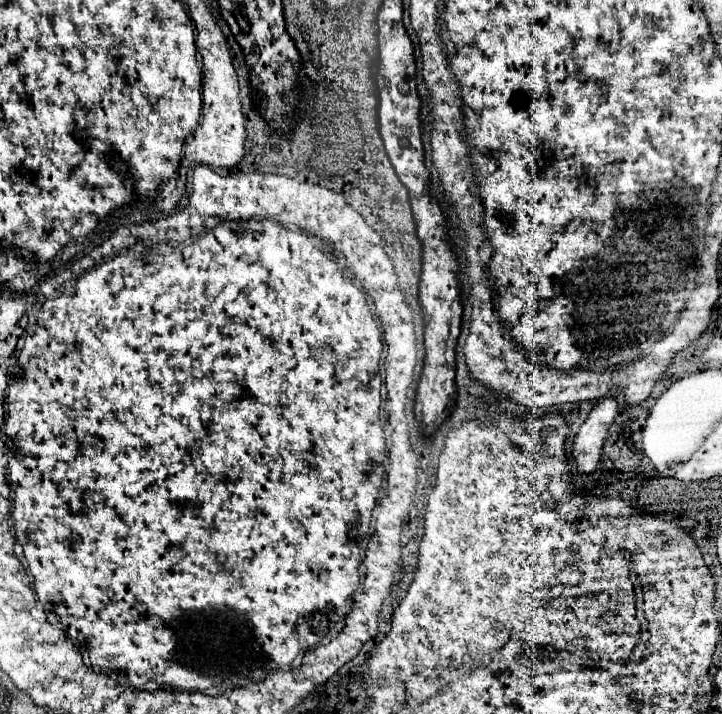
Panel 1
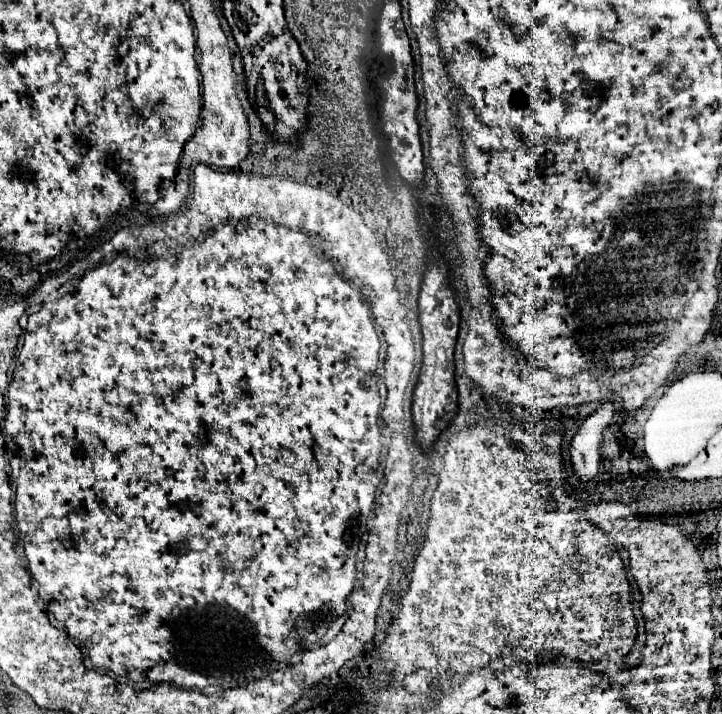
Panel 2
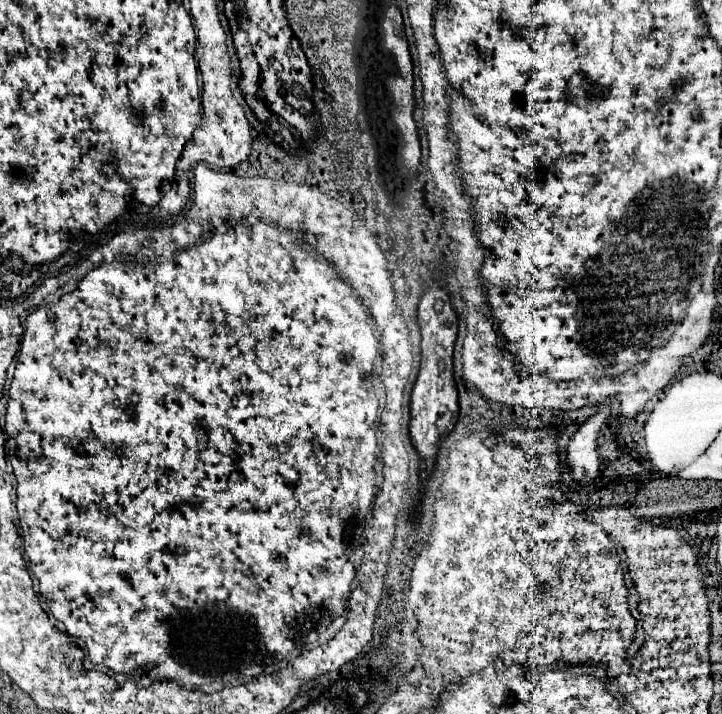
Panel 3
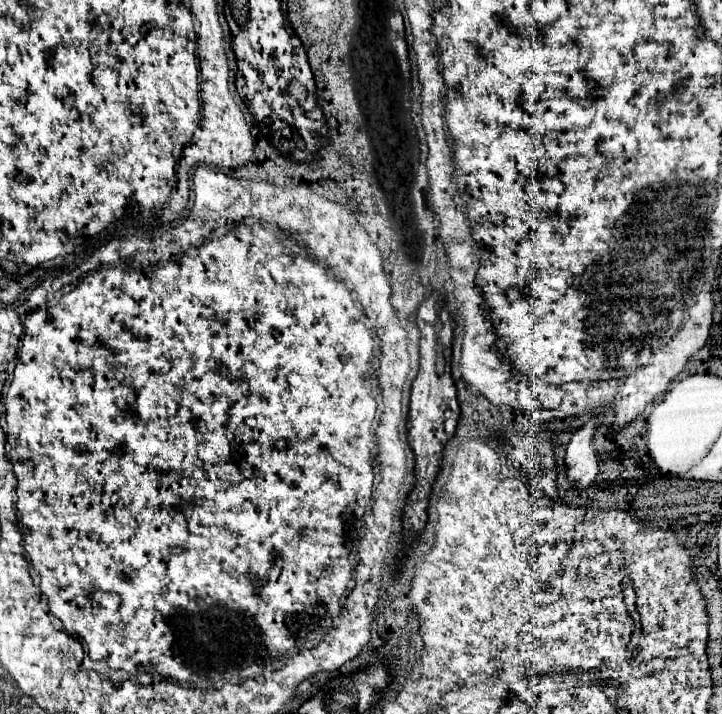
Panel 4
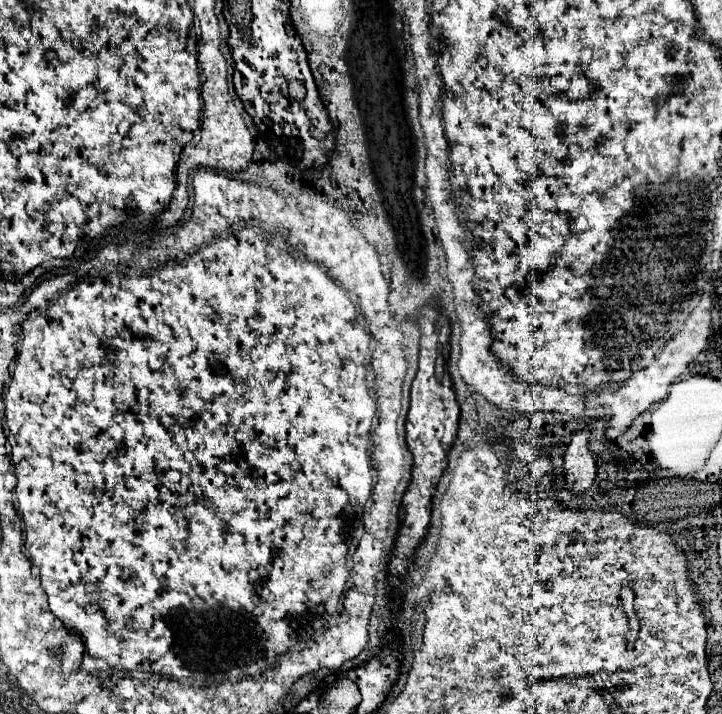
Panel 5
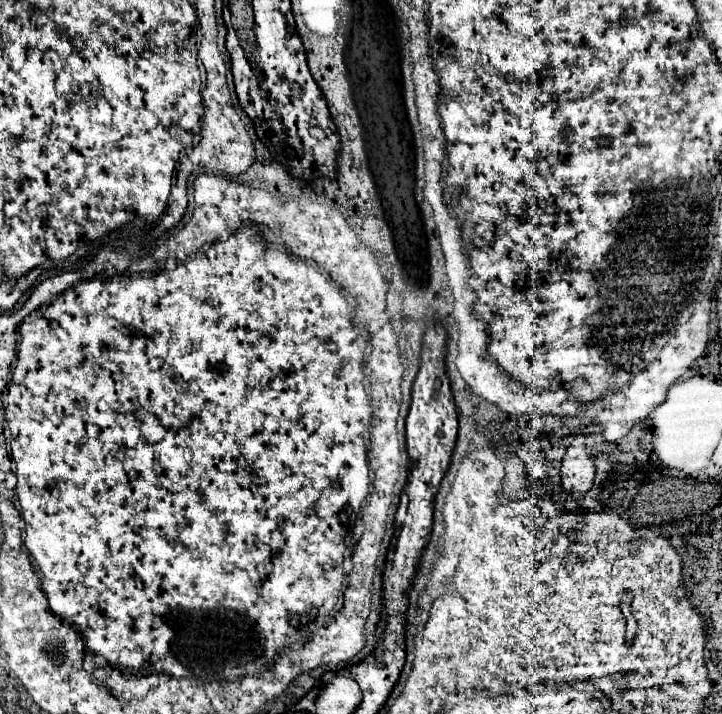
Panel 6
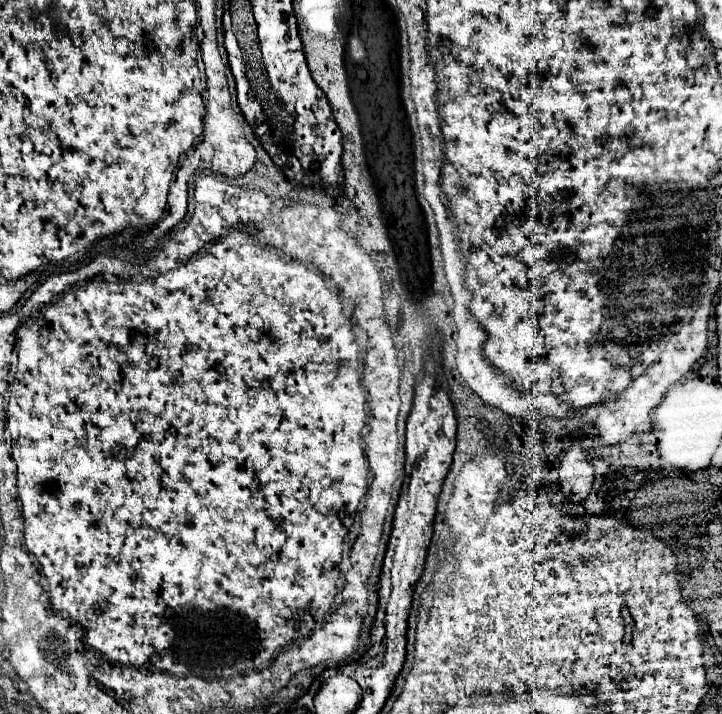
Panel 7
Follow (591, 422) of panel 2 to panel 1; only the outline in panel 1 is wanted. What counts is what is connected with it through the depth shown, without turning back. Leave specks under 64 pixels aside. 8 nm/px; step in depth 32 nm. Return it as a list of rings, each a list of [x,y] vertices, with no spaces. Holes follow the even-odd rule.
[[[606,398],[598,402],[586,422],[580,426],[576,434],[576,444],[572,444],[572,456],[580,474],[588,476],[596,472],[602,454],[602,442],[606,438],[606,428],[614,422],[616,414],[618,402],[614,398]]]

